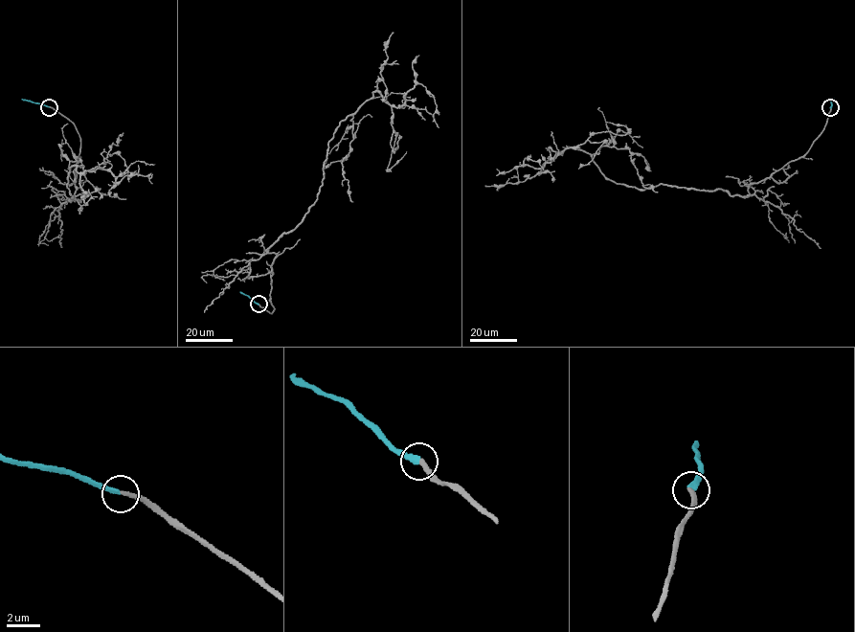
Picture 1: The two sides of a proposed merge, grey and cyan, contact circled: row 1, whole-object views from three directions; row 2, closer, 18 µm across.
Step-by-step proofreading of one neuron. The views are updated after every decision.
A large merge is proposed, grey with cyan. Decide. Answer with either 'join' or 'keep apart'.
join

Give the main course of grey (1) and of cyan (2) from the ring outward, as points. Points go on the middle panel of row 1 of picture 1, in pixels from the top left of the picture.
1: (258, 304), (273, 312), (267, 249), (317, 199), (328, 142), (374, 91), (393, 113), (388, 169), (406, 151)
2: (258, 304), (240, 291)

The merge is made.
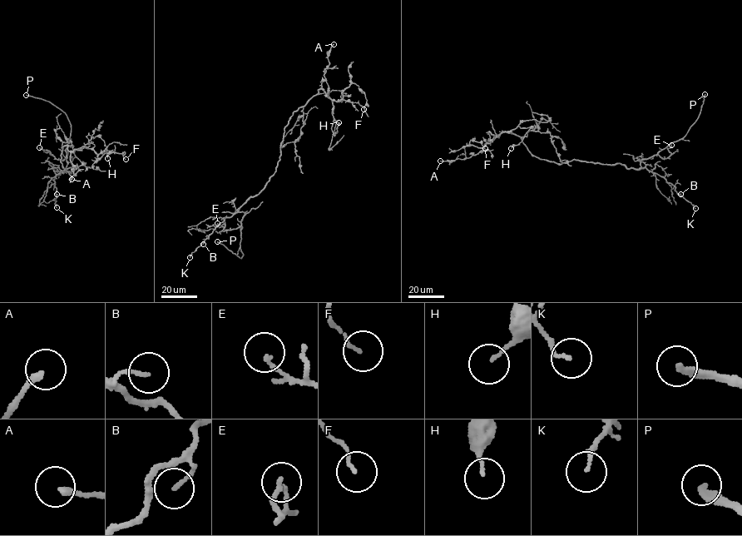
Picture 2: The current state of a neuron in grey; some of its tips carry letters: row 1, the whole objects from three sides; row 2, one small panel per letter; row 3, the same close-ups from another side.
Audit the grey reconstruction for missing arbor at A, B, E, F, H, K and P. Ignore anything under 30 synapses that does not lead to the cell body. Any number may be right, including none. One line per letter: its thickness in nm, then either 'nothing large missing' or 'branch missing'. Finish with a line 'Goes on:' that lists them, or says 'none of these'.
A: calibre 220 nm; nothing large missing
B: calibre 130 nm; nothing large missing
E: calibre 130 nm; nothing large missing
F: calibre 100 nm; nothing large missing
H: calibre 120 nm; nothing large missing
K: calibre 120 nm; nothing large missing
P: calibre 240 nm; branch missing
Goes on: P

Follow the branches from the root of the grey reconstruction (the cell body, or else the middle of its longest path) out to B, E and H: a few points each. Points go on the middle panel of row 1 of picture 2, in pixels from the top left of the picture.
B: (277, 165), (262, 190), (249, 197), (234, 215), (225, 219), (203, 244)
E: (277, 165), (265, 186), (238, 209), (244, 213), (239, 226), (224, 230), (225, 225), (217, 223)
H: (277, 165), (284, 126), (294, 111), (319, 89), (332, 101), (334, 133), (338, 122)

